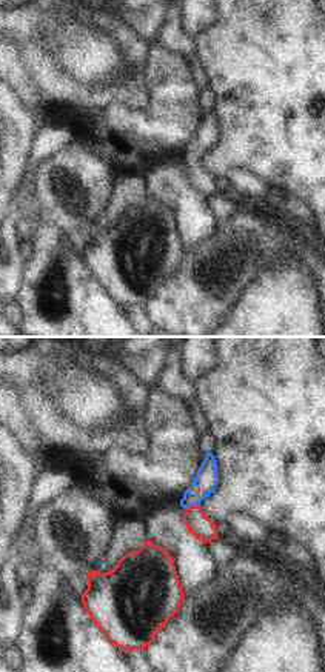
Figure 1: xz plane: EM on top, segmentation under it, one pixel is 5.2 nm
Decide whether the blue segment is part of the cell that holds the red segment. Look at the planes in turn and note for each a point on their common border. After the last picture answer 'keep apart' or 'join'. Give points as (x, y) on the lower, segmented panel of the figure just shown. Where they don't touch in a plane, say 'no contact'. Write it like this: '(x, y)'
(191, 506)

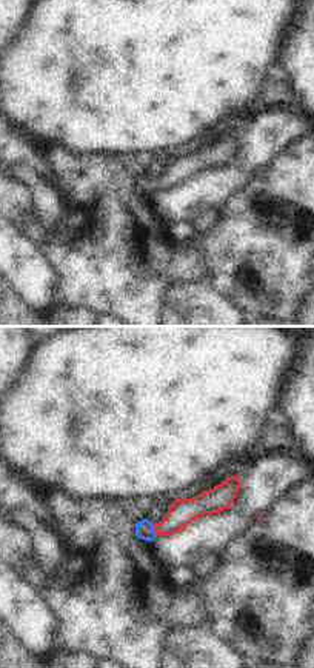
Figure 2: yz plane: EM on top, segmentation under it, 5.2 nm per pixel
(154, 530)

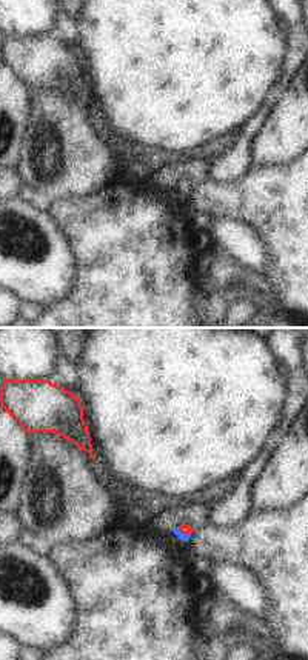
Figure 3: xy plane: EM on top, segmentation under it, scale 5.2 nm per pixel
(184, 533)

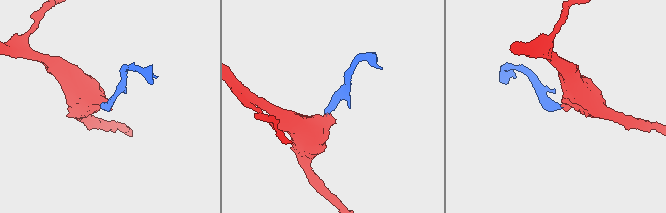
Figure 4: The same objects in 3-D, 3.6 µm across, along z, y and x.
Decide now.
join

